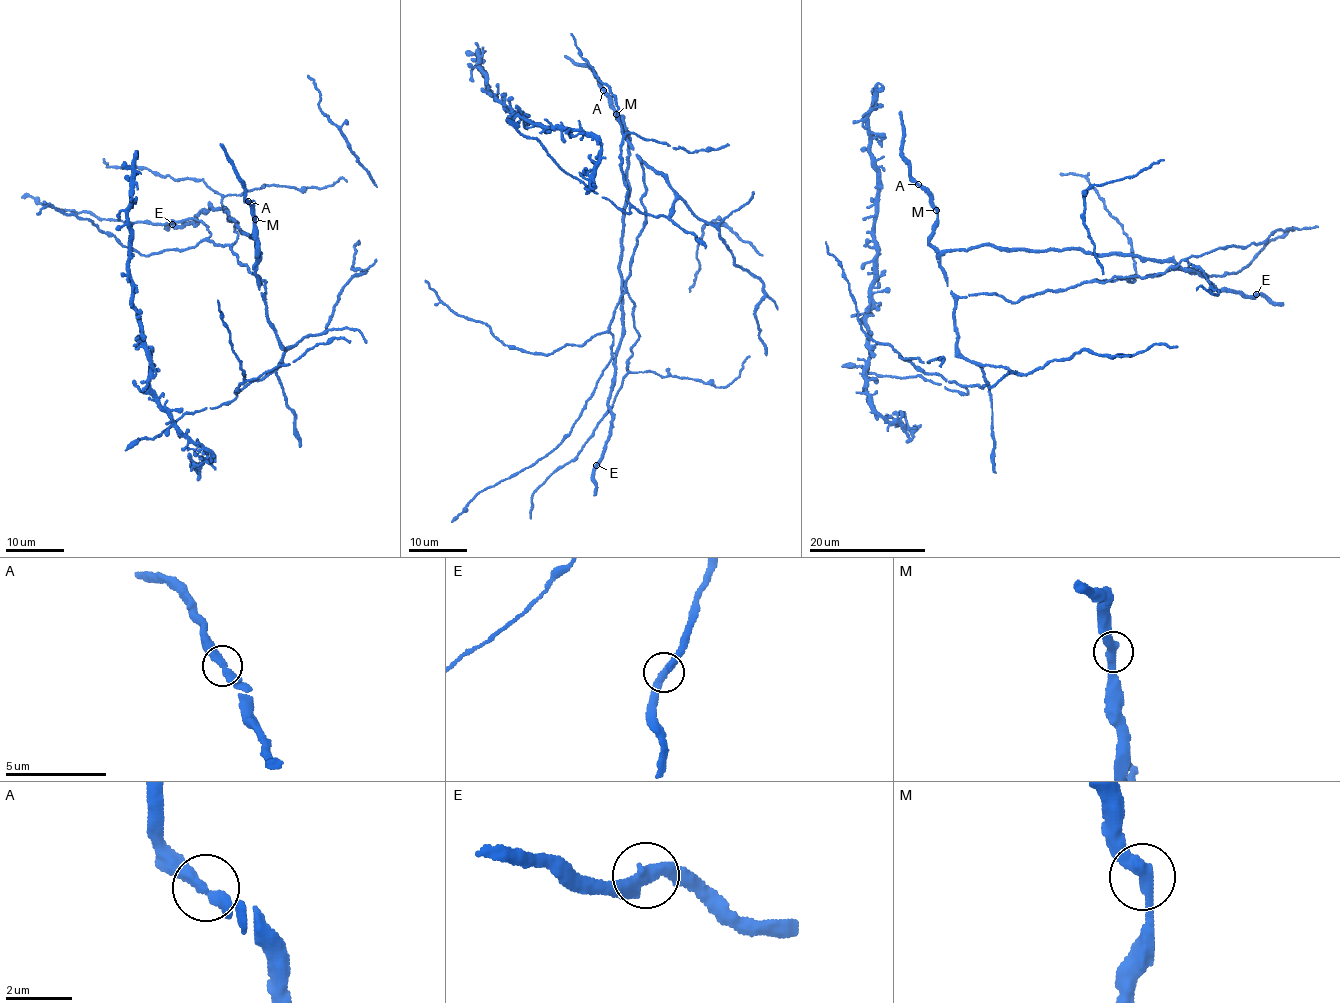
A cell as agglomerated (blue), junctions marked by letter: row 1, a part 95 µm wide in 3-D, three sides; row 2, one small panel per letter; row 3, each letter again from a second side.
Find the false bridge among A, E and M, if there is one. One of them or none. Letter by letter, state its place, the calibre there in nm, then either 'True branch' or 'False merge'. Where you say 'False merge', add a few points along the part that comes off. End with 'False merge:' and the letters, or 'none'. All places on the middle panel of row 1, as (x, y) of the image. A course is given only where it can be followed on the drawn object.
A: Place: (603, 90). Thickness 400 nm. True branch
E: Place: (596, 465). Thickness 400 nm. True branch
M: Place: (616, 114). Thickness 380 nm. True branch
False merge: none

